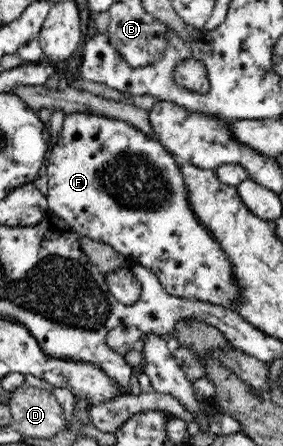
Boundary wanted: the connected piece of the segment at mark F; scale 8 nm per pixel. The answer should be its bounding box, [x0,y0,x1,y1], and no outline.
[45,112,242,312]

